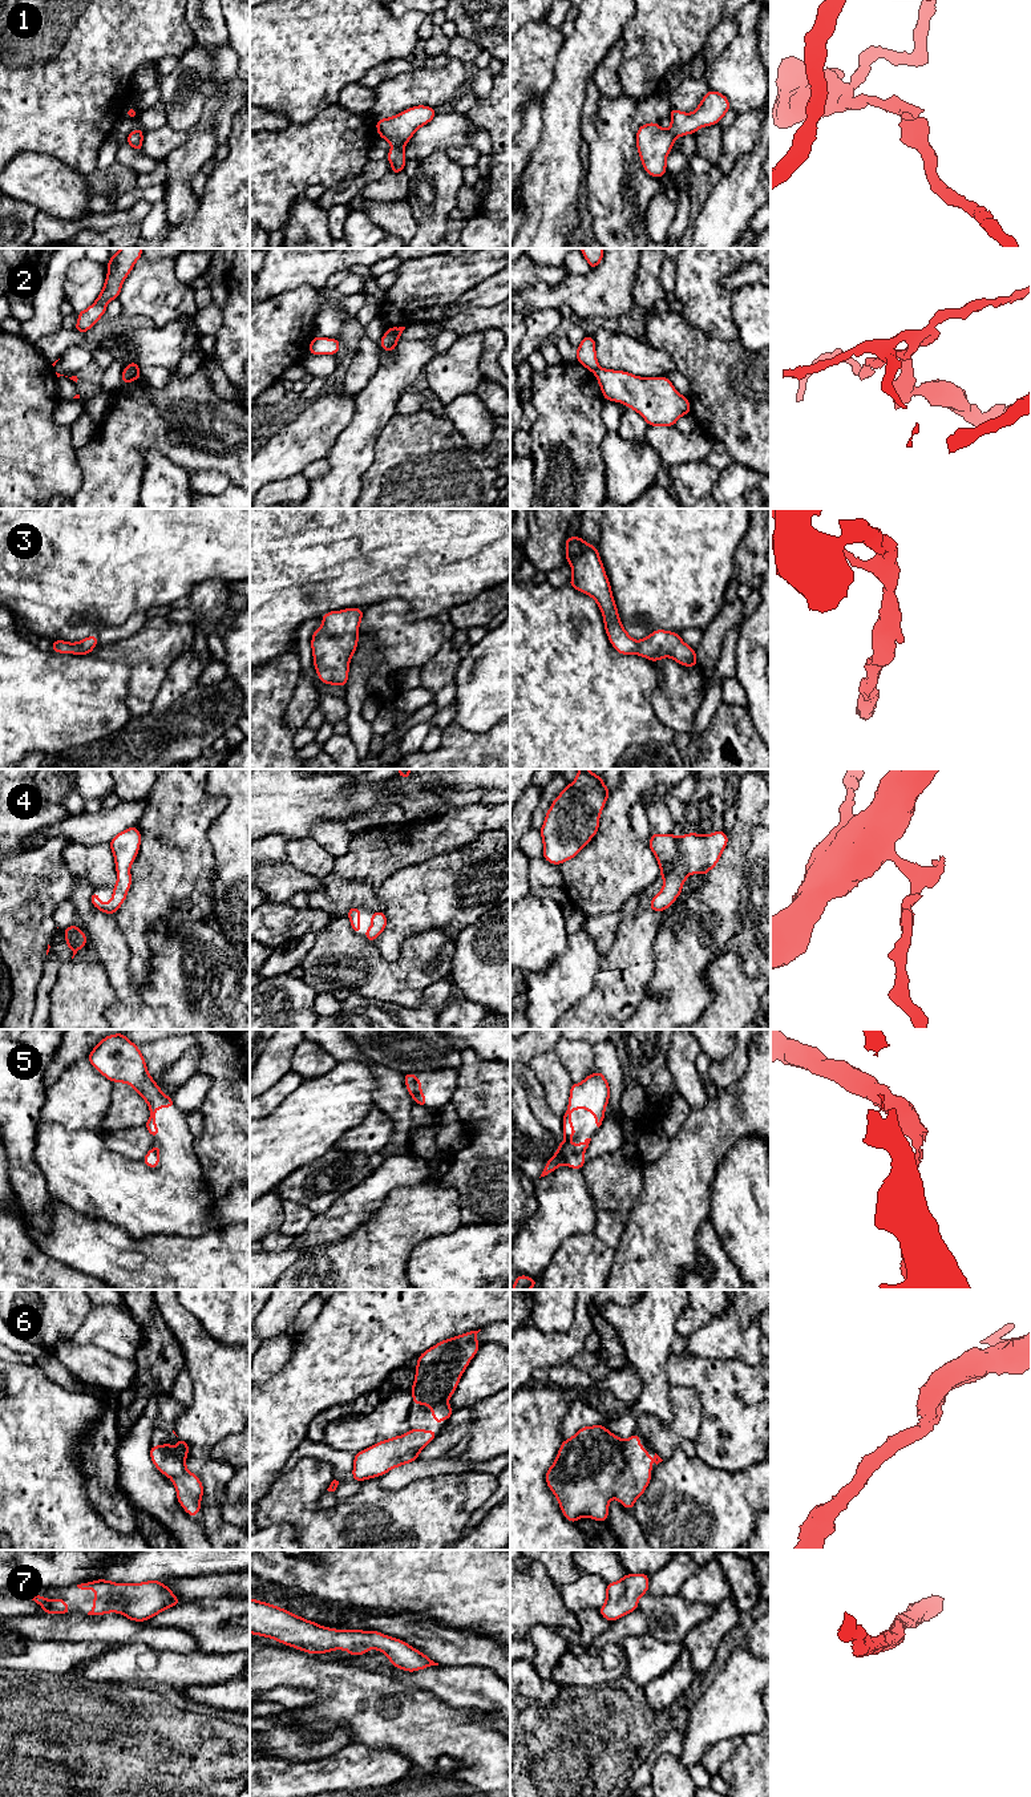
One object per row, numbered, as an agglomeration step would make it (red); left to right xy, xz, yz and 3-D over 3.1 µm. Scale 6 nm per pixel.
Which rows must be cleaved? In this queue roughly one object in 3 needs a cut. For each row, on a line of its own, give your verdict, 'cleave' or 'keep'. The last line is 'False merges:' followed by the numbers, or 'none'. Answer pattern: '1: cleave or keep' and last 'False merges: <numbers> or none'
1: keep
2: cleave
3: keep
4: keep
5: cleave
6: keep
7: keep
False merges: 2, 5

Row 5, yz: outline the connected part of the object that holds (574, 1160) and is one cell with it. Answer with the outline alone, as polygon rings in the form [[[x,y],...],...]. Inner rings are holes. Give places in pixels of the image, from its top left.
[[[557,1152],[547,1161],[541,1177],[545,1177],[545,1175],[553,1173],[561,1165],[567,1165],[575,1170],[581,1170],[581,1167],[585,1165],[585,1162],[586,1162],[586,1158],[579,1153],[569,1153],[567,1155],[563,1155],[562,1153]]]

